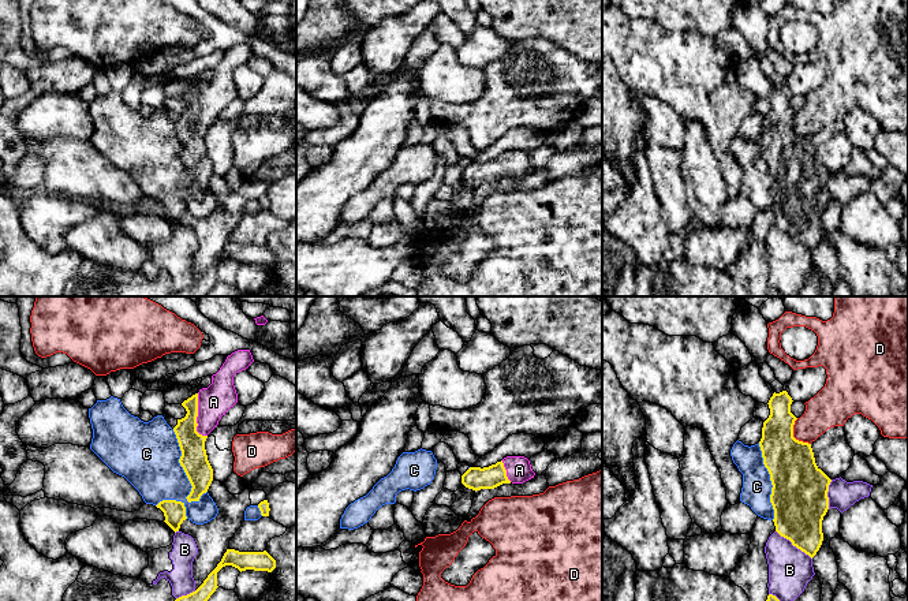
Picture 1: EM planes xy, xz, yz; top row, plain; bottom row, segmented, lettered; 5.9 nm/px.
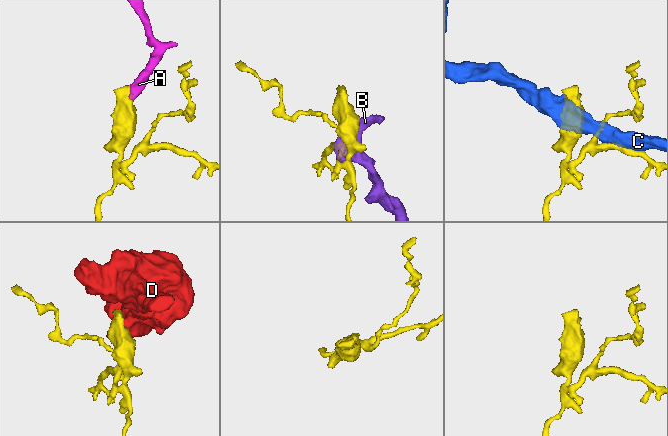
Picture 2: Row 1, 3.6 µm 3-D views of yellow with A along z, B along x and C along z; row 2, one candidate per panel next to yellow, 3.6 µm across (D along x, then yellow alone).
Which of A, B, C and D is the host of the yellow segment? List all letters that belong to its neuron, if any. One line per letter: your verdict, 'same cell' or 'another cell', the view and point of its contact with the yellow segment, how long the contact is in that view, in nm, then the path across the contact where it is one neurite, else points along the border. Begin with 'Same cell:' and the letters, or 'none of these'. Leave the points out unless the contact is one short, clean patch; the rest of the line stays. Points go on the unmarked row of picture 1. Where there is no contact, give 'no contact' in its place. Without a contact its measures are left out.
Same cell: A
A: same cell; contact xy (197, 109); length 260 nm; way xy (194, 152), (197, 109), (213, 96)
B: another cell; contact yz (793, 239); length 280 nm
C: another cell; contact xy (183, 163); length 460 nm
D: another cell; contact yz (792, 130); length 180 nm; border yz (796, 112), (793, 130), (810, 138)

